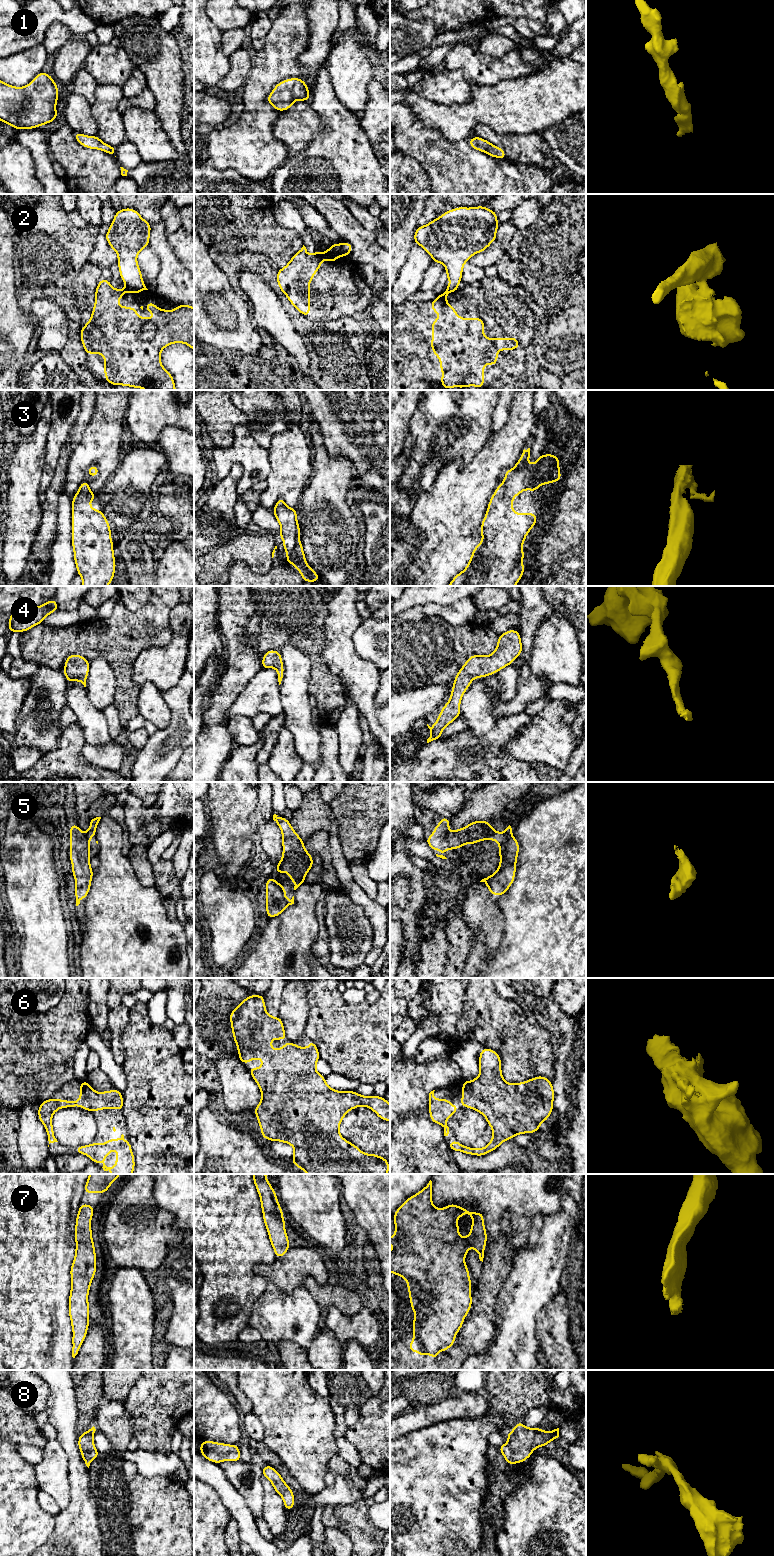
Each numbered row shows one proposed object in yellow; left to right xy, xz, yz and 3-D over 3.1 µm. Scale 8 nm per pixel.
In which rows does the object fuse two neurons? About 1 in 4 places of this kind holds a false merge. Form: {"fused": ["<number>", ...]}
{"fused": ["2", "5"]}

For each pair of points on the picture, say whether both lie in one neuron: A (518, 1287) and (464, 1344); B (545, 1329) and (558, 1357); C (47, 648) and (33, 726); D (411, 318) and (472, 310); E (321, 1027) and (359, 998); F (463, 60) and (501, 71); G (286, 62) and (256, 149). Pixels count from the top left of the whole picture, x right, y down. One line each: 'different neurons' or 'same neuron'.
A: different neurons
B: same neuron
C: different neurons
D: same neuron
E: different neurons
F: same neuron
G: same neuron

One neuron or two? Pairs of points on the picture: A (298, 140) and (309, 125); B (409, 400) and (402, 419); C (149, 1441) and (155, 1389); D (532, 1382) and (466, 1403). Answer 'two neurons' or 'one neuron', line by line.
A: one neuron
B: one neuron
C: one neuron
D: two neurons

